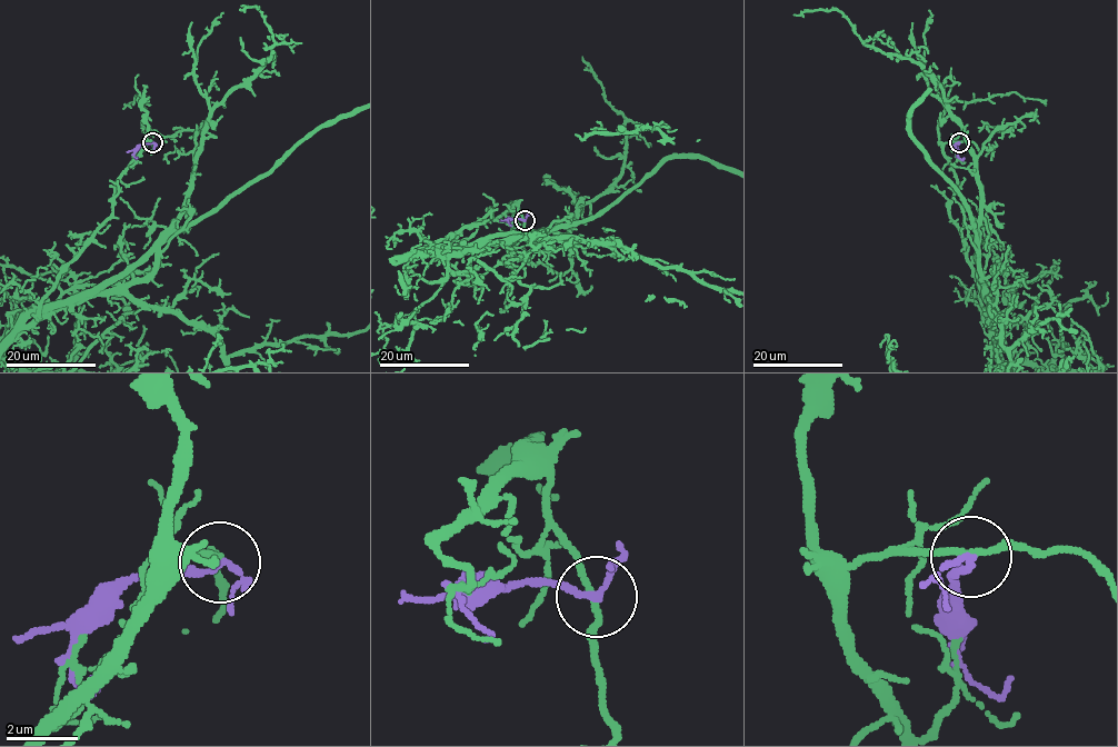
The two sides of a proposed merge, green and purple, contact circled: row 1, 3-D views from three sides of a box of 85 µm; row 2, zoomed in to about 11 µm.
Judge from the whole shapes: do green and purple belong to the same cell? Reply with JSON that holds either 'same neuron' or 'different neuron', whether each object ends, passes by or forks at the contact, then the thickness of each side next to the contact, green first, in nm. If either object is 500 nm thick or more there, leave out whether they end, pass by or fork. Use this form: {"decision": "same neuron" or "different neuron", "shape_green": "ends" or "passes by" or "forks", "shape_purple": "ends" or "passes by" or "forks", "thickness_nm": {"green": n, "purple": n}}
{"decision": "different neuron", "shape_green": "passes by", "shape_purple": "passes by", "thickness_nm": {"green": 170, "purple": 160}}

